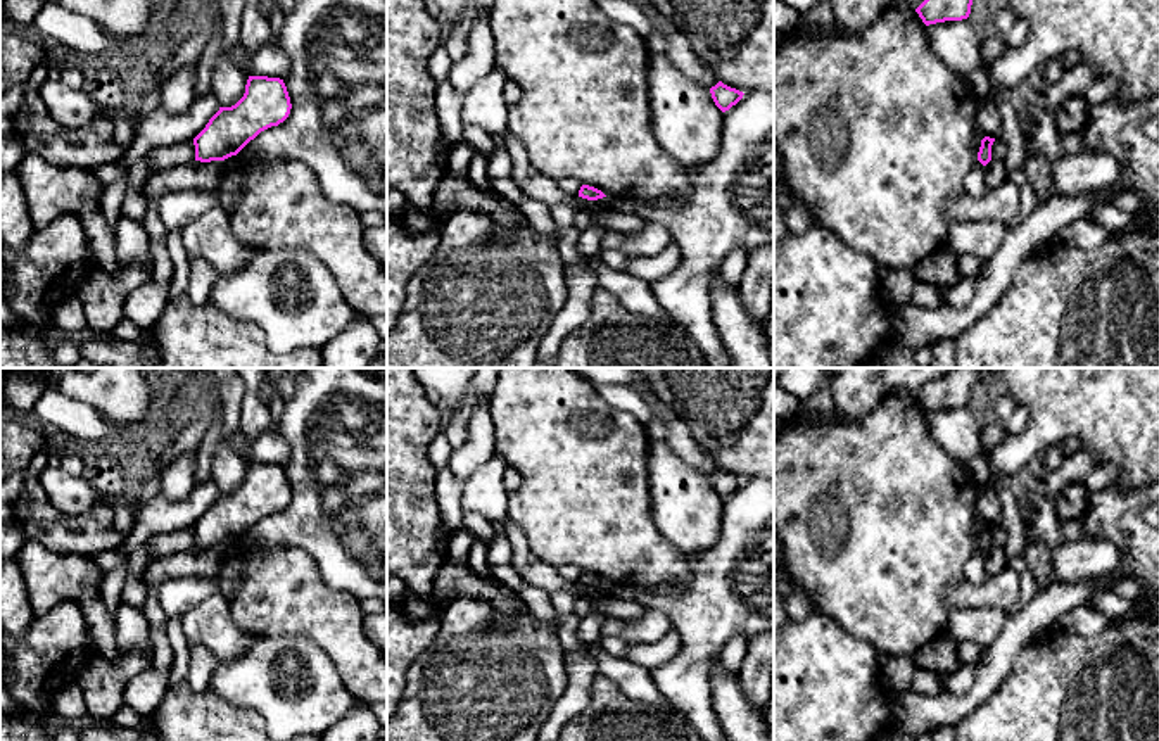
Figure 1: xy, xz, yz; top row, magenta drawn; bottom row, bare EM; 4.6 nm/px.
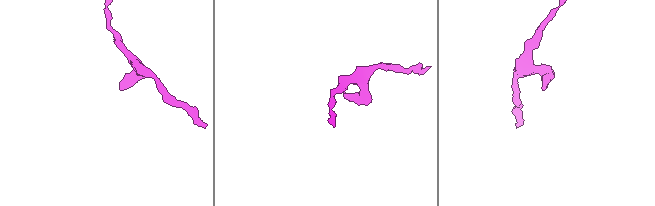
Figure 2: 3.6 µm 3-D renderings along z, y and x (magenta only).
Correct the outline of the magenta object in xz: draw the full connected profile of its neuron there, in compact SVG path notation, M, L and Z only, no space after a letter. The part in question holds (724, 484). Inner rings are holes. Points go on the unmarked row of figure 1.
M719 468L715 473L710 475L712 485L715 489L715 492L725 499L729 497L732 492L736 492L741 485L743 485L743 478L731 475L727 472L724 472L722 468Z

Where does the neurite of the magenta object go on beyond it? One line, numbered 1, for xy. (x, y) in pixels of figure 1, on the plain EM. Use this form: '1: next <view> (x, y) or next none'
1: next none

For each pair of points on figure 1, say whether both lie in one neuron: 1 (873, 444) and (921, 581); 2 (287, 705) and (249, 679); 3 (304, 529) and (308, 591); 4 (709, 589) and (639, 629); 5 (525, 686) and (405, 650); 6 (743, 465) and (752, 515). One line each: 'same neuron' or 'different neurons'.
1: same neuron
2: same neuron
3: different neurons
4: different neurons
5: different neurons
6: different neurons

